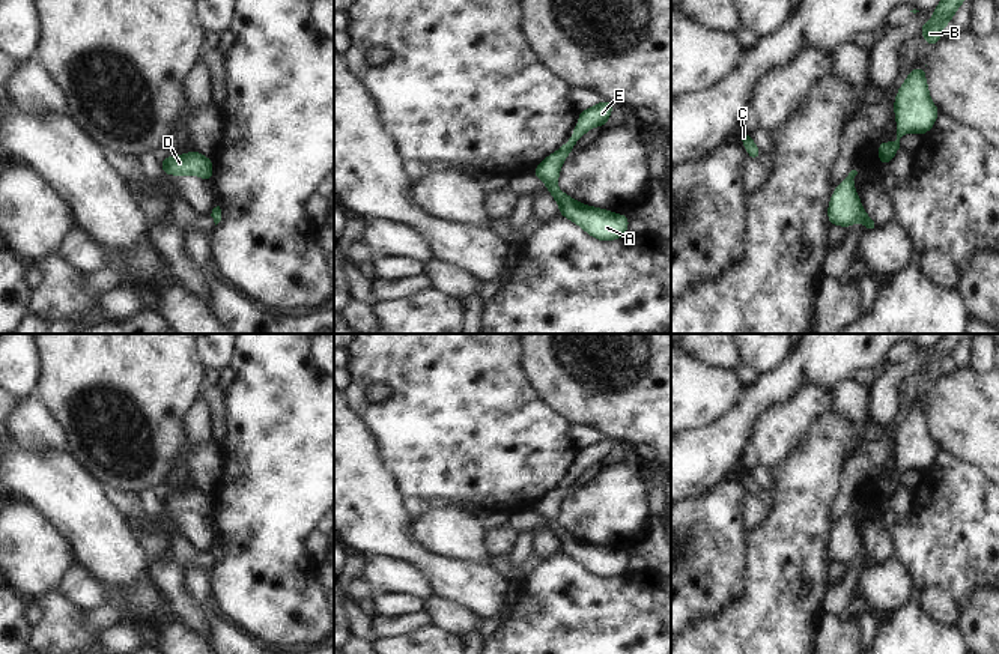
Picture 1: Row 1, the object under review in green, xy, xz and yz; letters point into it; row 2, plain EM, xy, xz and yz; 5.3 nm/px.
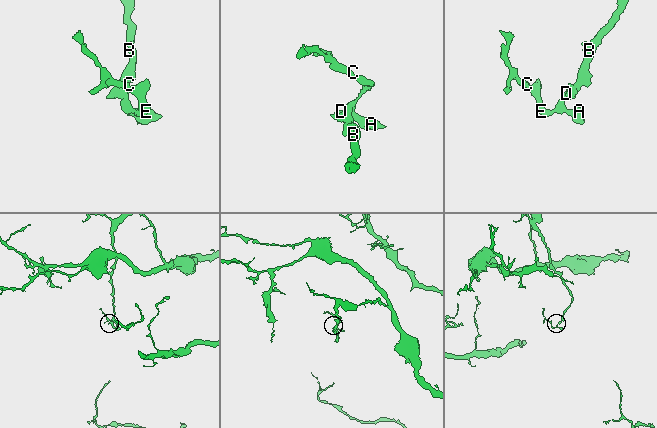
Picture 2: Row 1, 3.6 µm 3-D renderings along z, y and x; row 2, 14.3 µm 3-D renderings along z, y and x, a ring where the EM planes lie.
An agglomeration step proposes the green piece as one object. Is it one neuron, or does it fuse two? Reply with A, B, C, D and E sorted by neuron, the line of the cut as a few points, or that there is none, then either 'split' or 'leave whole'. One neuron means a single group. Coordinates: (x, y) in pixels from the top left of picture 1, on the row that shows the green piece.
A B C D E; no cut; leave whole

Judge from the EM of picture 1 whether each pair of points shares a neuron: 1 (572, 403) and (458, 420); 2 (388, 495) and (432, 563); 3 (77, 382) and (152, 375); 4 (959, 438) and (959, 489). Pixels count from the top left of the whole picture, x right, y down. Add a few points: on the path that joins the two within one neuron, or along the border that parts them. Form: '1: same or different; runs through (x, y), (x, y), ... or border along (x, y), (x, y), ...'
1: different; border along (527, 378), (537, 396), (570, 424)
2: same; runs through (388, 513), (388, 525), (414, 551)
3: same; runs through (95, 379), (110, 375), (134, 375)
4: different; border along (941, 450), (975, 465), (983, 472)

